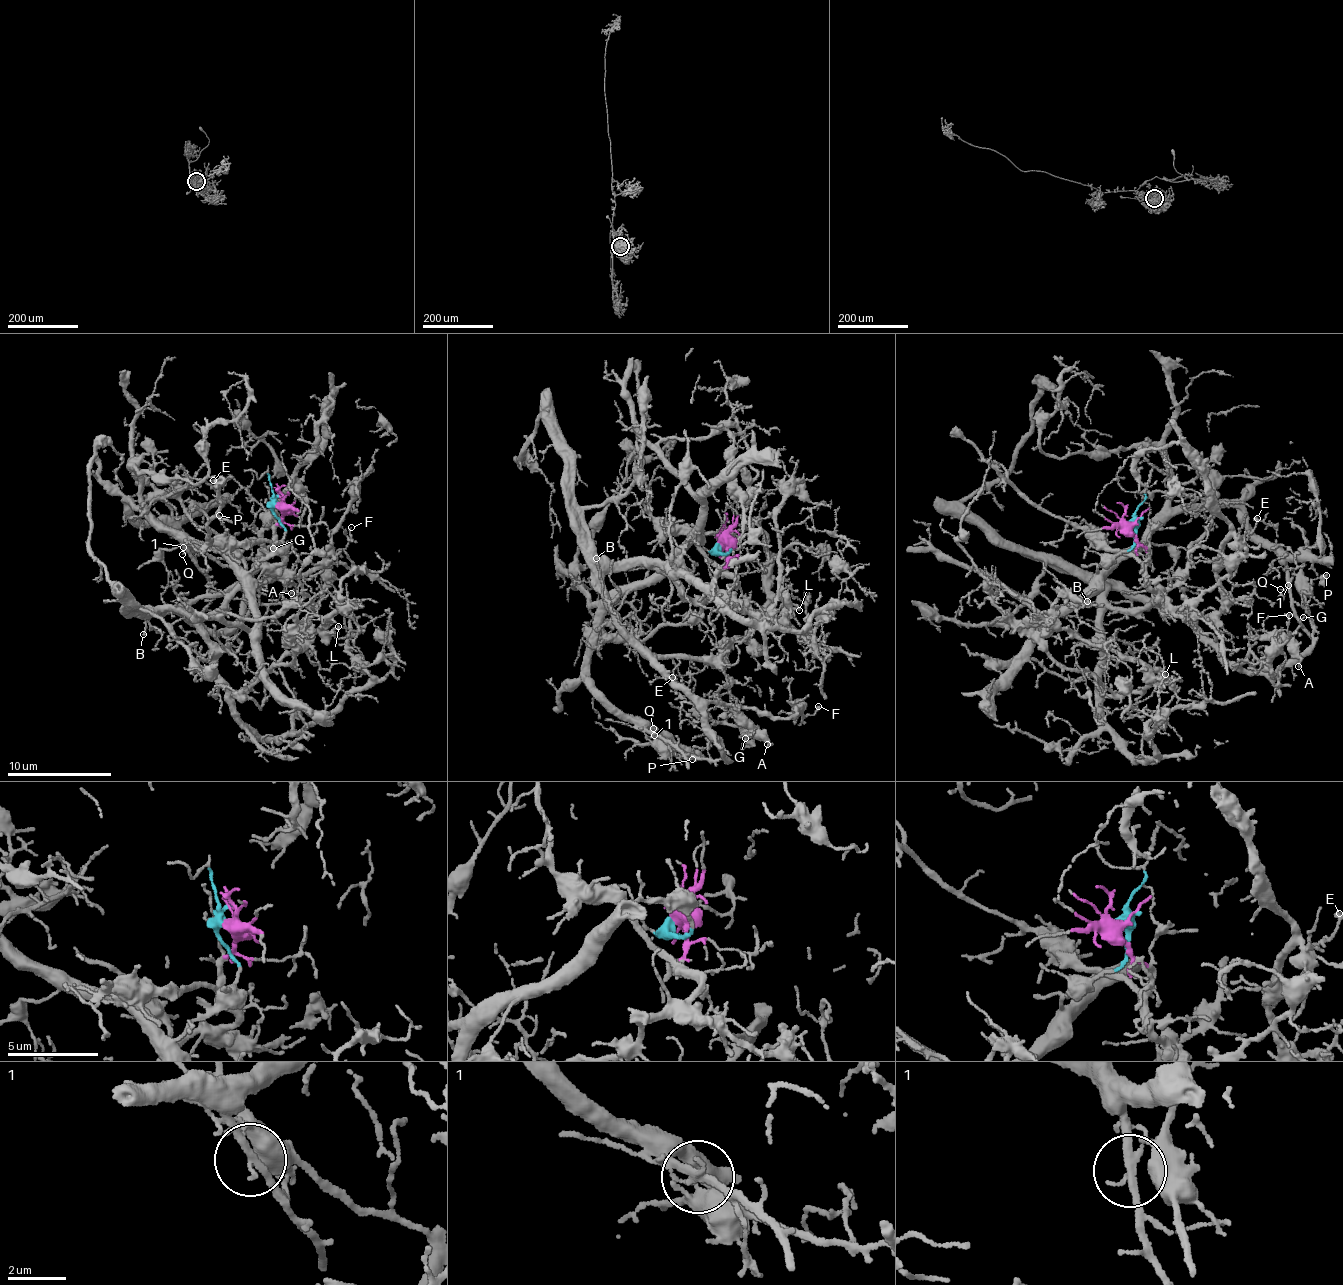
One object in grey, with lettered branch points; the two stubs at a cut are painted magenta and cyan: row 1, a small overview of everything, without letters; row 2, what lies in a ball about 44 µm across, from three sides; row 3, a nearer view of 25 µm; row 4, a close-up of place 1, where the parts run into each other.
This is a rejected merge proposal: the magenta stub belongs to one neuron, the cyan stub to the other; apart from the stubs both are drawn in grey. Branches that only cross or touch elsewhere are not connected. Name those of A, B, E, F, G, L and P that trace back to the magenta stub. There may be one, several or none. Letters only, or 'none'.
A, B, E, F, G, L, P

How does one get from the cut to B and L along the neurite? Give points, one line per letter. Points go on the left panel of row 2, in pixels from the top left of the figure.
B: (277, 503), (282, 518), (275, 526), (275, 551), (283, 560), (255, 570), (215, 611), (155, 607), (142, 634)
L: (277, 503), (283, 560), (258, 570), (201, 622), (211, 672), (233, 692), (249, 689), (339, 626)

